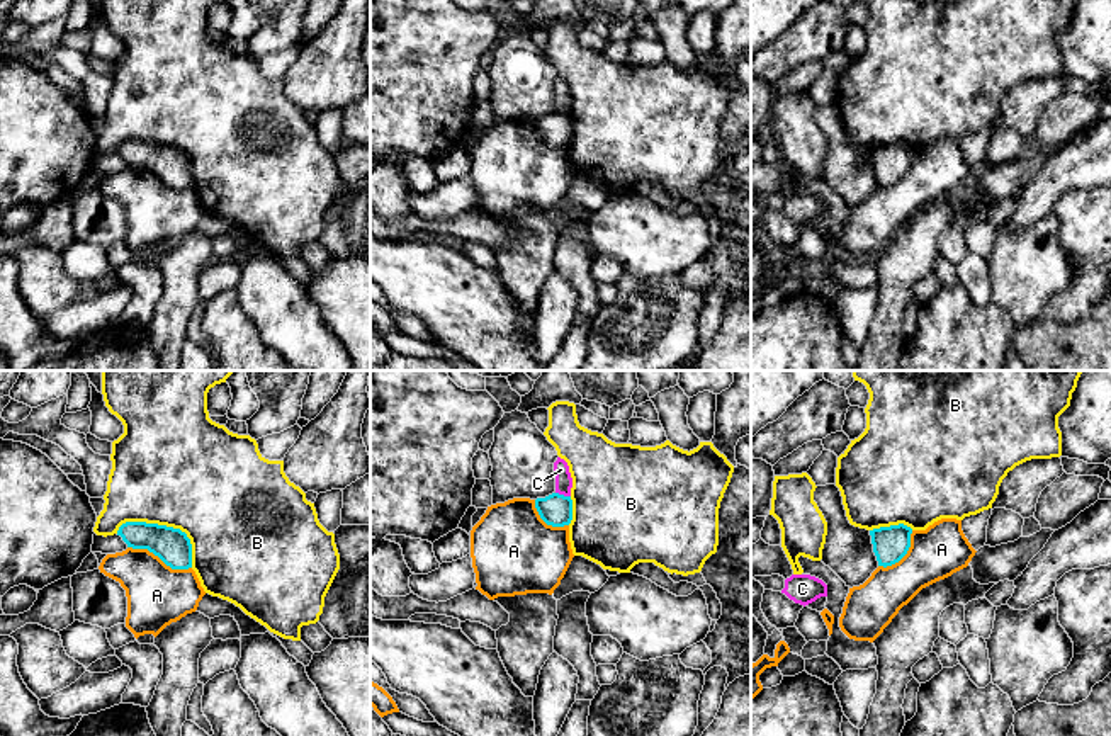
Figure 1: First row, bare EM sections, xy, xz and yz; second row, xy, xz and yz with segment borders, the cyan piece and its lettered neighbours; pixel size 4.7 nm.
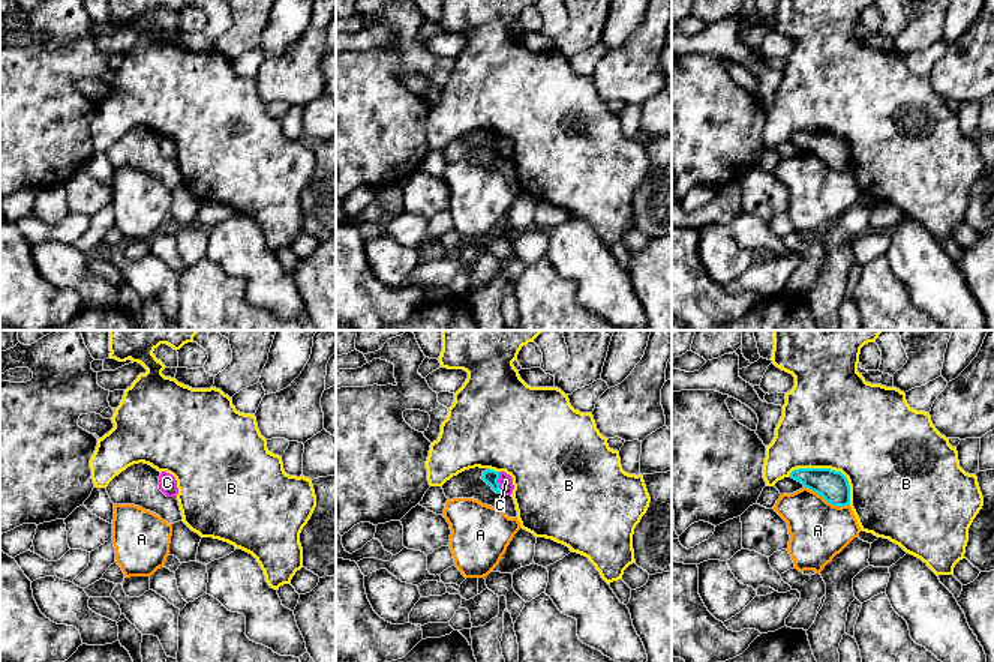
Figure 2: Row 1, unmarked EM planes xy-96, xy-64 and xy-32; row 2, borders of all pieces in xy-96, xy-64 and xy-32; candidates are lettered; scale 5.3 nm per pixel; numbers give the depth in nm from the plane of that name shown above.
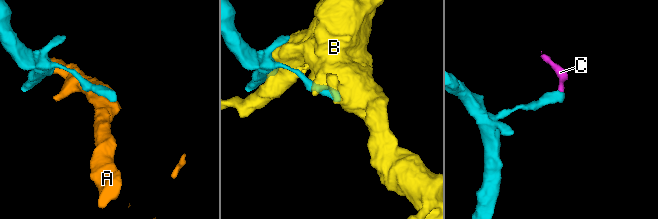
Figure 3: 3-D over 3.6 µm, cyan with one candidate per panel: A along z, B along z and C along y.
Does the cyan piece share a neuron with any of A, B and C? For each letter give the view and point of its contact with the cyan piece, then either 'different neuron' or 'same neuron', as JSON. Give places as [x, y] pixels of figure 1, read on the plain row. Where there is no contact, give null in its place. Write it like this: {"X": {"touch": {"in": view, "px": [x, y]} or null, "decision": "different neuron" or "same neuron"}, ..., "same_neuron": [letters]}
{"A": {"touch": {"in": "xy", "px": [160, 177]}, "decision": "different neuron"}, "B": {"touch": {"in": "xy", "px": [165, 145]}, "decision": "different neuron"}, "C": {"touch": {"in": "xz", "px": [563, 114]}, "decision": "different neuron"}, "same_neuron": []}

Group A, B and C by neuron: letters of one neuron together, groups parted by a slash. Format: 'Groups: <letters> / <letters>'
Groups: A / B / C

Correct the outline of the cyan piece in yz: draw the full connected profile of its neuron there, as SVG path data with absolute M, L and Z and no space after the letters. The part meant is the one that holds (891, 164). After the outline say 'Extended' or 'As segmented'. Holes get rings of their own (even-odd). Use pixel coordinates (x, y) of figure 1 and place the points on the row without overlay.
M904 143L870 150L878 185L899 182L911 167L911 153L912 148Z. As segmented

